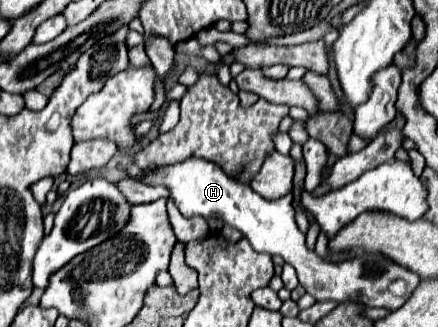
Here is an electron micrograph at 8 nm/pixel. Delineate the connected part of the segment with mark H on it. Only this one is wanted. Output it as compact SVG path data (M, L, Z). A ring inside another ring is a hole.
M189 158L181 164L157 168L155 172L143 172L145 182L149 186L163 184L171 190L171 198L177 204L179 212L185 218L193 216L219 216L225 224L237 228L253 246L255 252L265 254L279 254L287 264L297 270L299 284L317 300L335 300L335 302L357 302L369 308L387 308L397 310L405 304L411 292L419 286L419 276L391 258L373 252L373 254L359 254L351 260L343 262L327 262L319 258L315 252L309 252L305 246L305 234L295 224L295 212L291 206L291 194L279 200L265 200L261 198L249 184L229 178L217 164L211 164L201 158ZM395 280L405 282L405 294L395 296L389 292L389 284Z

